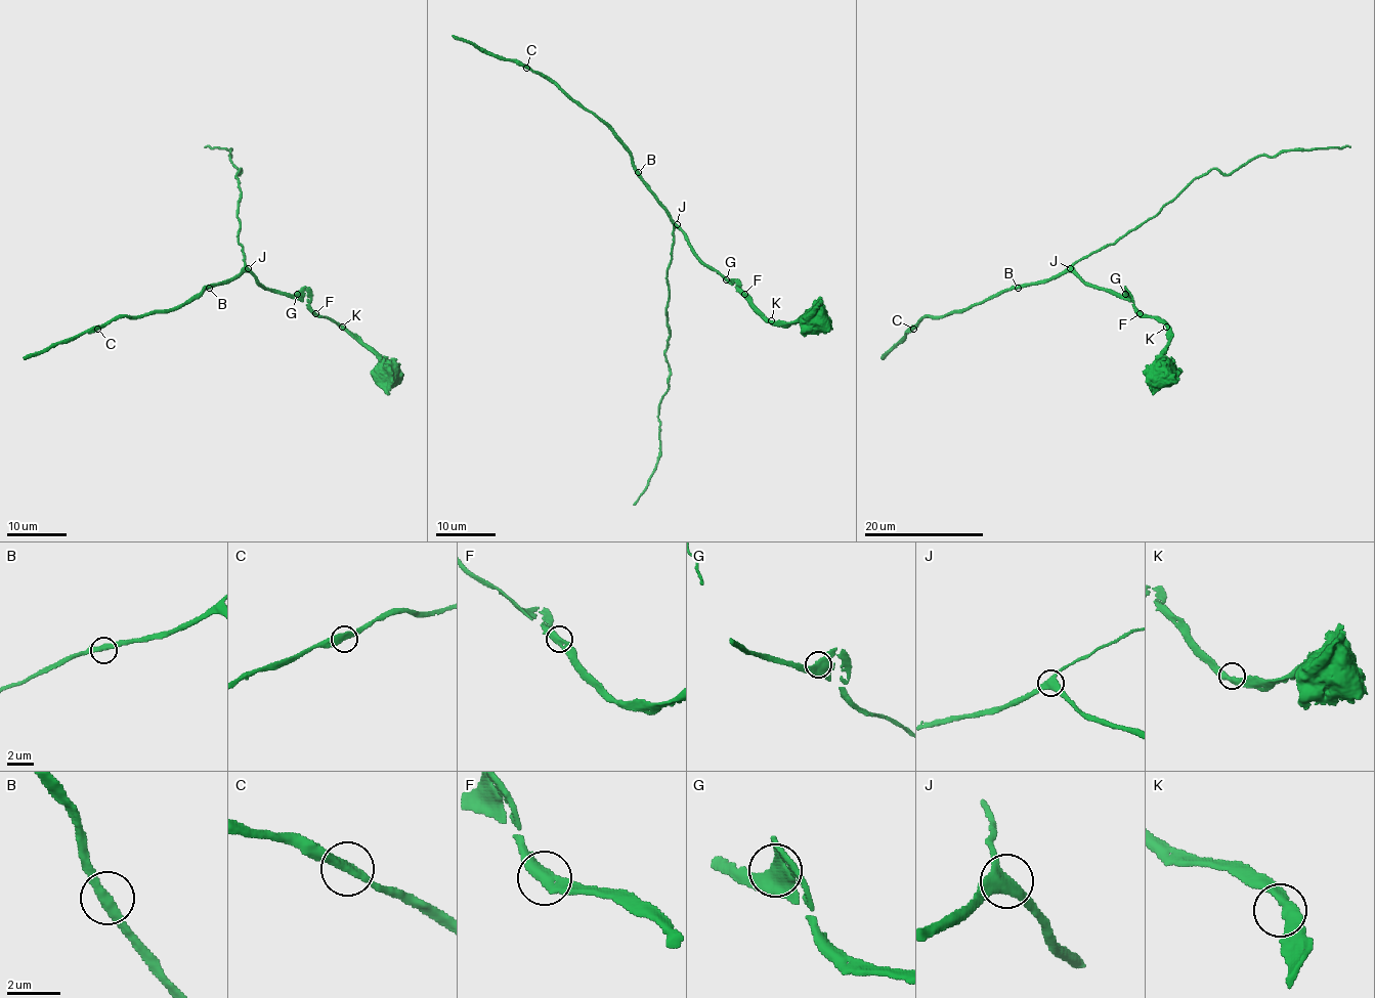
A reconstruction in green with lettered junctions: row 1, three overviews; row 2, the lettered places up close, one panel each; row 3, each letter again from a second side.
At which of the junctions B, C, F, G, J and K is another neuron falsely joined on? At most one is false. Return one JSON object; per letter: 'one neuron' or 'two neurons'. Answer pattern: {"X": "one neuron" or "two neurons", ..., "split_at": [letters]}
{"B": "one neuron", "C": "one neuron", "F": "one neuron", "G": "one neuron", "J": "one neuron", "K": "one neuron", "split_at": []}

